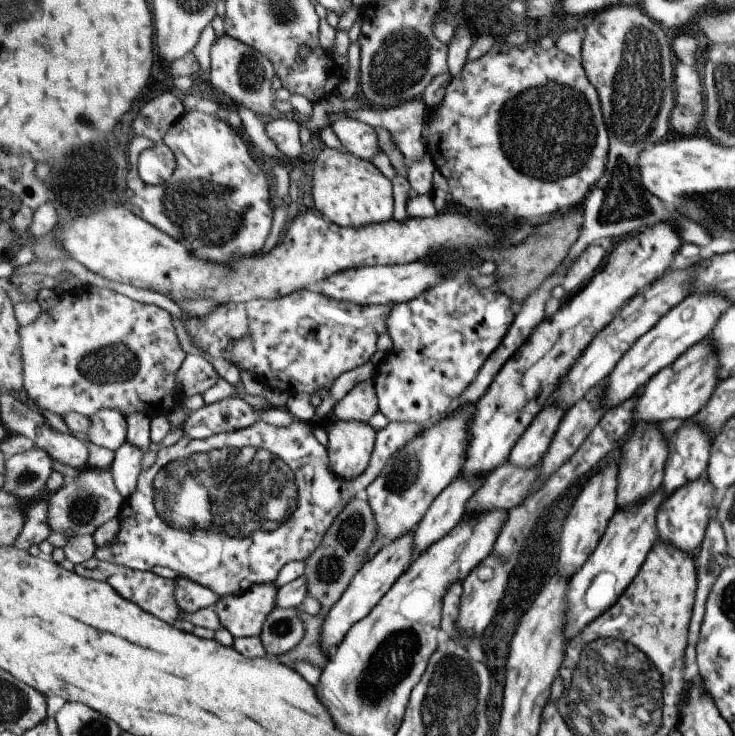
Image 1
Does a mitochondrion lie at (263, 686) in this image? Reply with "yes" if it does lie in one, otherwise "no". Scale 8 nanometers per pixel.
no

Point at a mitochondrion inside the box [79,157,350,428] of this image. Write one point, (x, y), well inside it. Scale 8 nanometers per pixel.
(203, 212)

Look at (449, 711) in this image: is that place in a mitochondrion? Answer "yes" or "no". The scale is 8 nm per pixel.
yes

